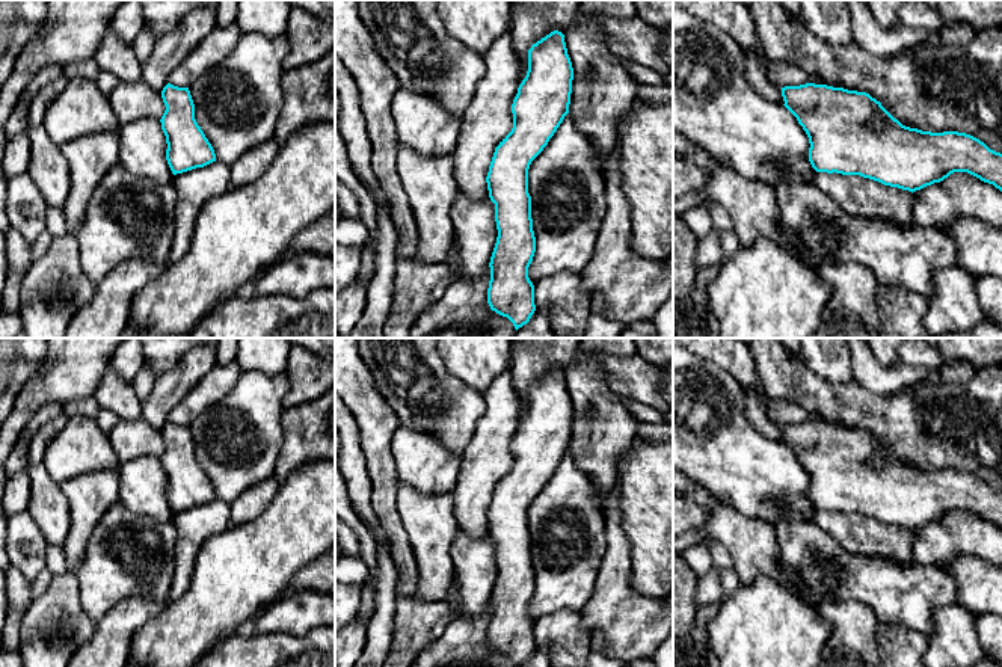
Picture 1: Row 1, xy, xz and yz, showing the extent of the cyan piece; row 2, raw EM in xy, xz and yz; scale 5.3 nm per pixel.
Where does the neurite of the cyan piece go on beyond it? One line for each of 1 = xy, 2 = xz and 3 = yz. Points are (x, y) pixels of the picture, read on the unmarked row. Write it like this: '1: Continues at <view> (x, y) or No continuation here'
1: No continuation here
2: No continuation here
3: No continuation here

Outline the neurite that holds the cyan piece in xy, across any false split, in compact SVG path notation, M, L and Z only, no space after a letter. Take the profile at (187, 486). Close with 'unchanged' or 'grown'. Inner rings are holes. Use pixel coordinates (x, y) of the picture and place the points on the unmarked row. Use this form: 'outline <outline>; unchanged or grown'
outline M168 421L161 429L166 448L160 457L166 474L166 498L174 513L216 499L216 492L195 457L189 426Z; unchanged

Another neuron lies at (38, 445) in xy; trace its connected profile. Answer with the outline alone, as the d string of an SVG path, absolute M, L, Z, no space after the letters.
M63 413L45 423L30 441L29 465L42 463L50 441L65 427L66 416Z

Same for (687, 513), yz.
M673 493L673 539L709 519L709 509L699 506L690 495Z

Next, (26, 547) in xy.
M27 510L8 516L6 552L32 586L35 578L45 569L48 543Z

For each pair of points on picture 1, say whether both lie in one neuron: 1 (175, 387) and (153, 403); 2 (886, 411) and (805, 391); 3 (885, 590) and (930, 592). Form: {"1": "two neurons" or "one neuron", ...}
{"1": "one neuron", "2": "one neuron", "3": "one neuron"}

